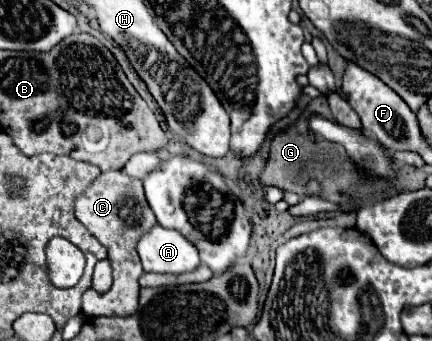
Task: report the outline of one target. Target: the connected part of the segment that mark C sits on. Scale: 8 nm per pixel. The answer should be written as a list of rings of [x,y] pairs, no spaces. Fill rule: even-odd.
[[[118,170],[102,172],[92,182],[92,186],[76,198],[76,218],[108,248],[108,258],[112,260],[114,270],[114,284],[108,292],[100,294],[92,288],[84,292],[82,312],[86,316],[132,316],[138,308],[140,298],[138,278],[144,274],[140,256],[136,252],[136,244],[140,236],[144,236],[144,232],[156,226],[156,216],[152,216],[152,210],[144,200],[142,182]],[[126,204],[132,204],[132,208],[128,208]]]

